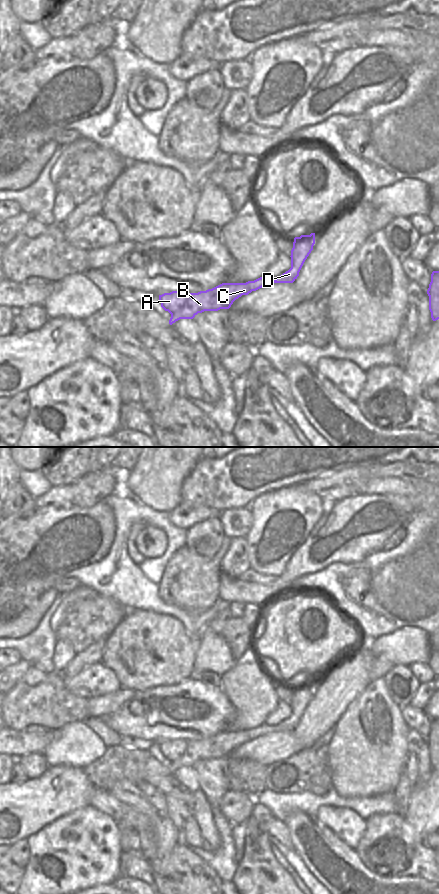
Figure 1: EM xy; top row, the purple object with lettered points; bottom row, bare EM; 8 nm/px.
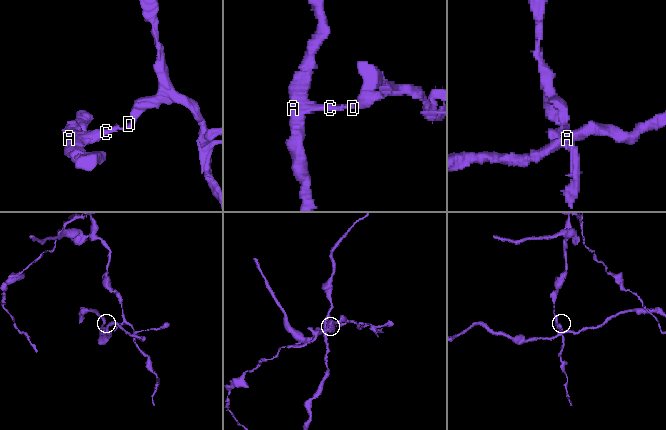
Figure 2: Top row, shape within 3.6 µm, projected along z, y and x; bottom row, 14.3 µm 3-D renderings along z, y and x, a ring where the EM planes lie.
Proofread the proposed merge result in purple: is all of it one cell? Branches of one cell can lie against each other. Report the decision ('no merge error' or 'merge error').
merge error

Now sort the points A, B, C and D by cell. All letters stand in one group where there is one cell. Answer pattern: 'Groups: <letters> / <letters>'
Groups: A / B C D.

